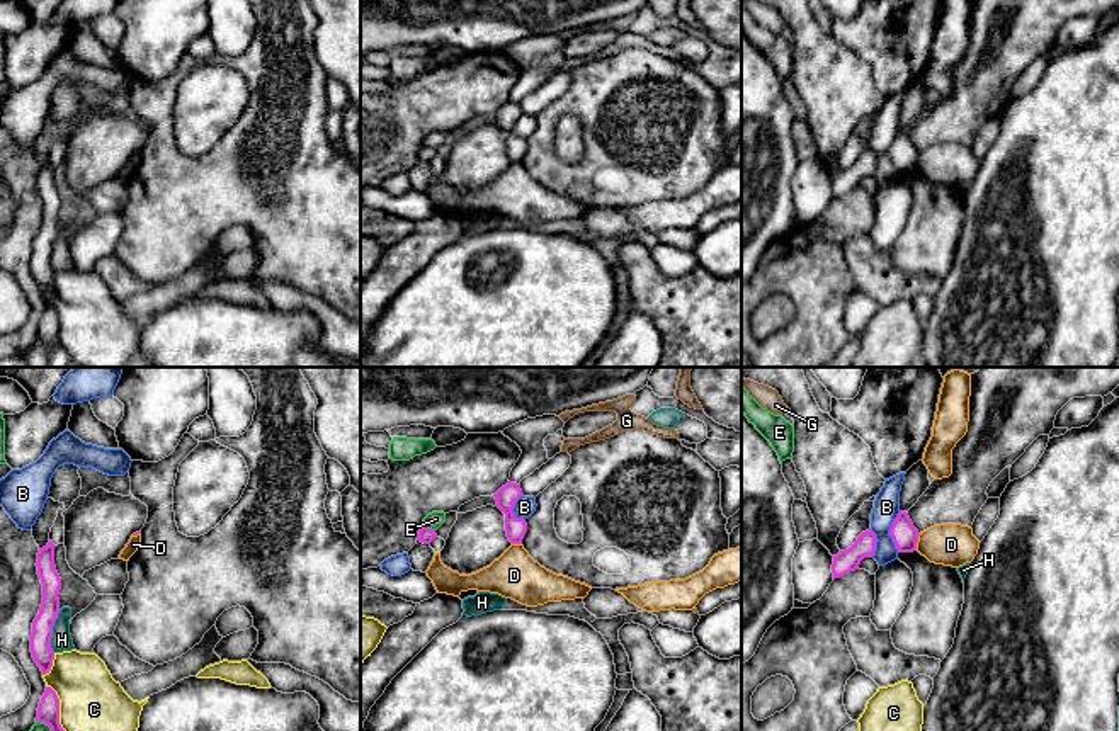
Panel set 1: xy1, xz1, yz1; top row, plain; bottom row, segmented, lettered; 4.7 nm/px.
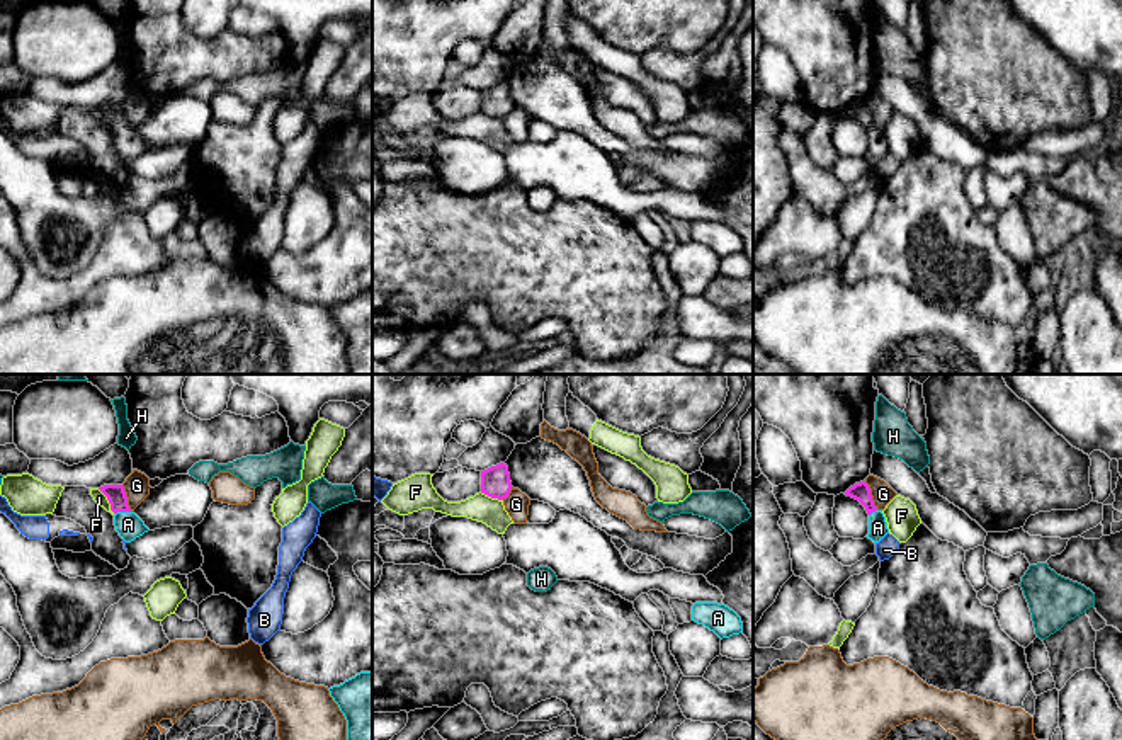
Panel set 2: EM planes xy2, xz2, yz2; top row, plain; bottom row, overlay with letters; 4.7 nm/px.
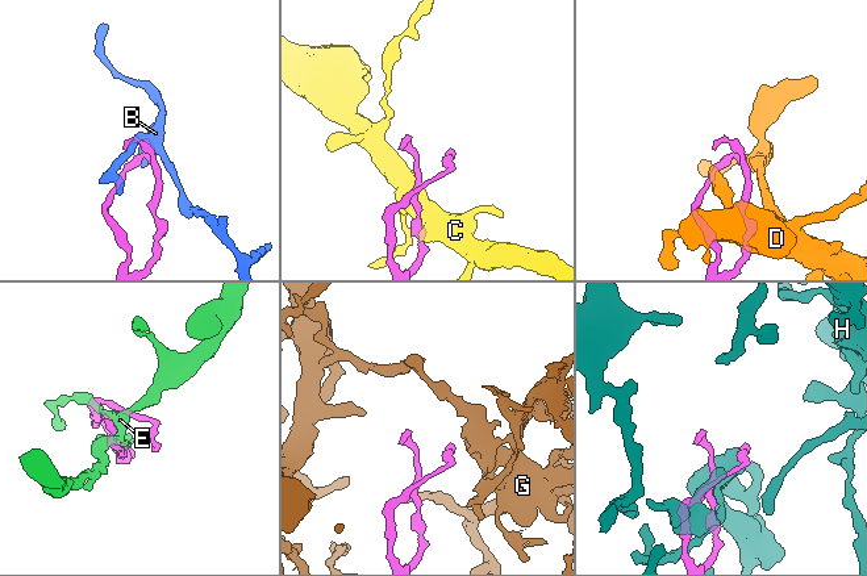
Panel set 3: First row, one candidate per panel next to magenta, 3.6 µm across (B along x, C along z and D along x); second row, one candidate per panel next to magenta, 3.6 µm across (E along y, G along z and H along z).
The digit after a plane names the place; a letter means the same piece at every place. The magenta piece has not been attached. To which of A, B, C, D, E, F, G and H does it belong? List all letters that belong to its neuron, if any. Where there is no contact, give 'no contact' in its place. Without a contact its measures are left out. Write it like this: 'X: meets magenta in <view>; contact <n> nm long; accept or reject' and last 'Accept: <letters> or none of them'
A: meets magenta in xy2; contact 80 nm long; accept
B: meets magenta in yz1; contact 190 nm long; reject
C: meets magenta in xy1; contact 300 nm long; reject
D: meets magenta in yz1; contact 80 nm long; reject
E: meets magenta in xz1; contact 60 nm long; reject
F: meets magenta in xy2; contact 150 nm long; reject
G: meets magenta in yz2; contact 150 nm long; reject
H: meets magenta in xy1; contact 200 nm long; reject
Accept: A

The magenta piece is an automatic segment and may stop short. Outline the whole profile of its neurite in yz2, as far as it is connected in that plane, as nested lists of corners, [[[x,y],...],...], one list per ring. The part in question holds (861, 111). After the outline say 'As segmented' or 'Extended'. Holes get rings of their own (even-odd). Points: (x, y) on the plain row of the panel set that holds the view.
[[[865,100],[855,102],[845,111],[845,114],[858,119],[865,126],[869,133],[867,157],[879,162],[889,151],[889,148],[882,129],[874,124],[869,104]]]. Extended

